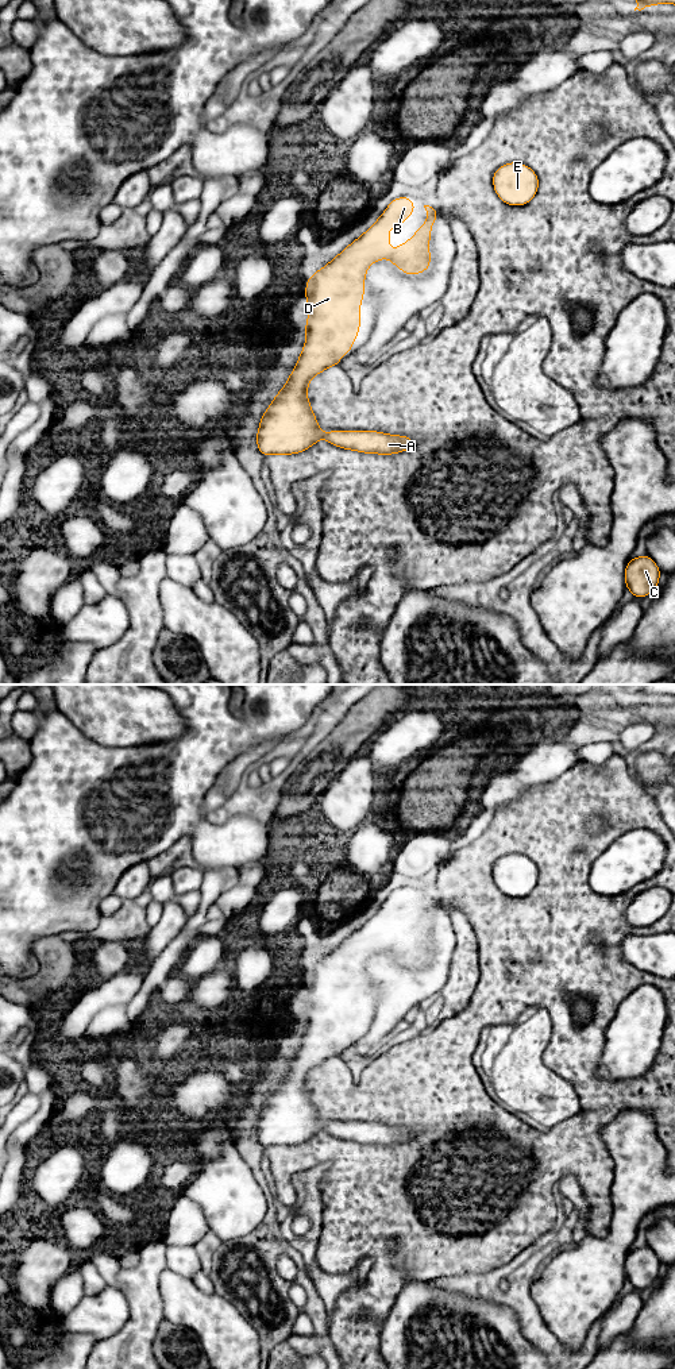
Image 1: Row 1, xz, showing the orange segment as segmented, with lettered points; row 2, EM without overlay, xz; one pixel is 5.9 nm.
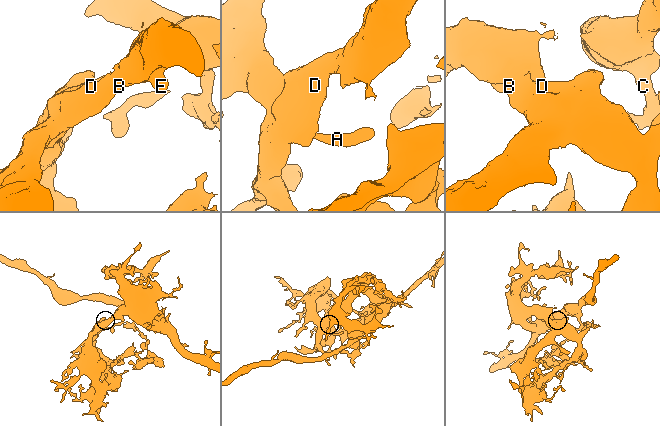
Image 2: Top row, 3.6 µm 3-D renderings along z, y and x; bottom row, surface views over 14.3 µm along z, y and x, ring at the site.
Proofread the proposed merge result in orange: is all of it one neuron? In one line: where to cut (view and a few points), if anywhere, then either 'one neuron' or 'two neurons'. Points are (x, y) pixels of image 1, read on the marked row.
no cut; one neuron

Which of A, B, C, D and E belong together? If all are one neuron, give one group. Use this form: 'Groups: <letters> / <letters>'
Groups: A B C D E

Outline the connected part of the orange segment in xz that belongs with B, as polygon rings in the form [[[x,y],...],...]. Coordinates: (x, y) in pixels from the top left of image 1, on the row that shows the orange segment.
[[[394,198],[360,238],[305,279],[309,308],[306,342],[296,370],[289,371],[285,387],[261,416],[256,446],[265,456],[298,454],[320,439],[340,448],[382,455],[404,452],[416,446],[409,436],[374,431],[321,432],[306,398],[306,389],[312,377],[340,365],[339,359],[354,346],[360,331],[358,311],[364,294],[364,274],[373,262],[387,258],[408,275],[428,270],[431,228],[439,216],[432,207],[424,208],[427,223],[392,252],[390,227],[401,225],[414,212],[412,198]]]

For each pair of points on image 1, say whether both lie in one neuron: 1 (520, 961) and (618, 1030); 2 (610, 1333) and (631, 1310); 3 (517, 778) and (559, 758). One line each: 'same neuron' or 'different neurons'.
1: different neurons
2: same neuron
3: same neuron

